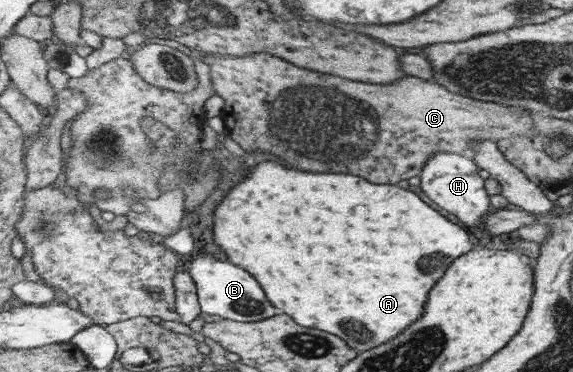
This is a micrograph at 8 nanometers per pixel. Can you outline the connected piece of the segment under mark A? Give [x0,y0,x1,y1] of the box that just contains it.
[213,160,478,354]

